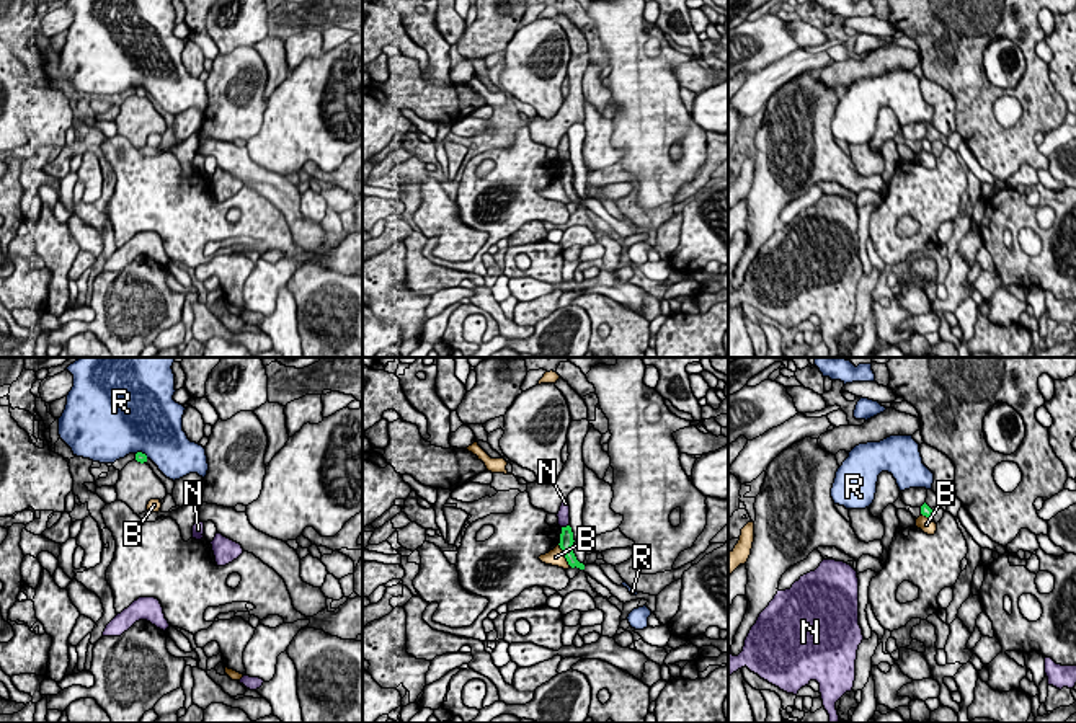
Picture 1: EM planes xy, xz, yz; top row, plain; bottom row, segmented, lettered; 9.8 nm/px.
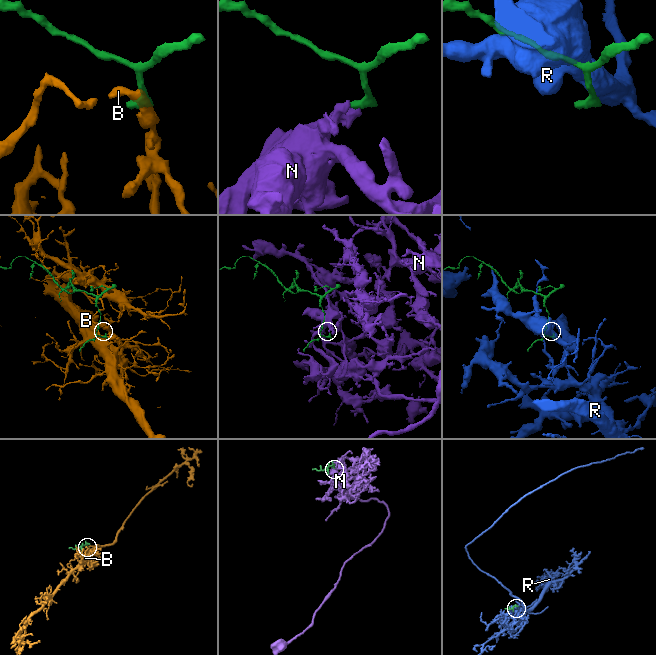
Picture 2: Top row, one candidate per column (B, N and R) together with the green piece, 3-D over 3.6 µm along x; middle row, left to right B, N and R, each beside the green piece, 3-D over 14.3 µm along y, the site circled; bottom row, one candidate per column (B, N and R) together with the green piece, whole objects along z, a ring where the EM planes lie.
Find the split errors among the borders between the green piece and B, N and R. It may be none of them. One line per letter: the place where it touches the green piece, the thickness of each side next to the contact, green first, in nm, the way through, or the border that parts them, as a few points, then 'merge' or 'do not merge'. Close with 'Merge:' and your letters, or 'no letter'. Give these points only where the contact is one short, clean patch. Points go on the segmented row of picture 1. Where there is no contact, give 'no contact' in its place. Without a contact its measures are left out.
B: meets green in xz at (564, 554); 130 nm thick on the green side, 170 nm on the other; do not merge
N: meets green in xz at (567, 526); 130 nm thick on the green side, 130 nm on the other; border along xz (569, 524), (562, 527); do not merge
R: meets green in xy at (141, 452); 100 nm thick on the green side, 500 nm on the other; do not merge
Merge: no letter

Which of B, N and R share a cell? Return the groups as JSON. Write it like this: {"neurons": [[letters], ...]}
{"neurons": [["B"], ["N"], ["R"]]}

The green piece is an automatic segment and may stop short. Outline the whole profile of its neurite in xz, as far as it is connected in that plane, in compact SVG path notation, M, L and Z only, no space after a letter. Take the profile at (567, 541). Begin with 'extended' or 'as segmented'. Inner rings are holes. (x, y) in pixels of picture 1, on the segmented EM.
as segmented; M567 526L567 527L562 527L562 534L560 534L560 548L563 550L563 555L565 555L565 558L567 558L567 561L568 561L568 565L571 566L571 568L580 568L580 570L585 570L585 565L583 563L580 563L578 560L576 560L576 557L575 557L575 553L573 553L573 532L571 532L571 527L570 526Z

